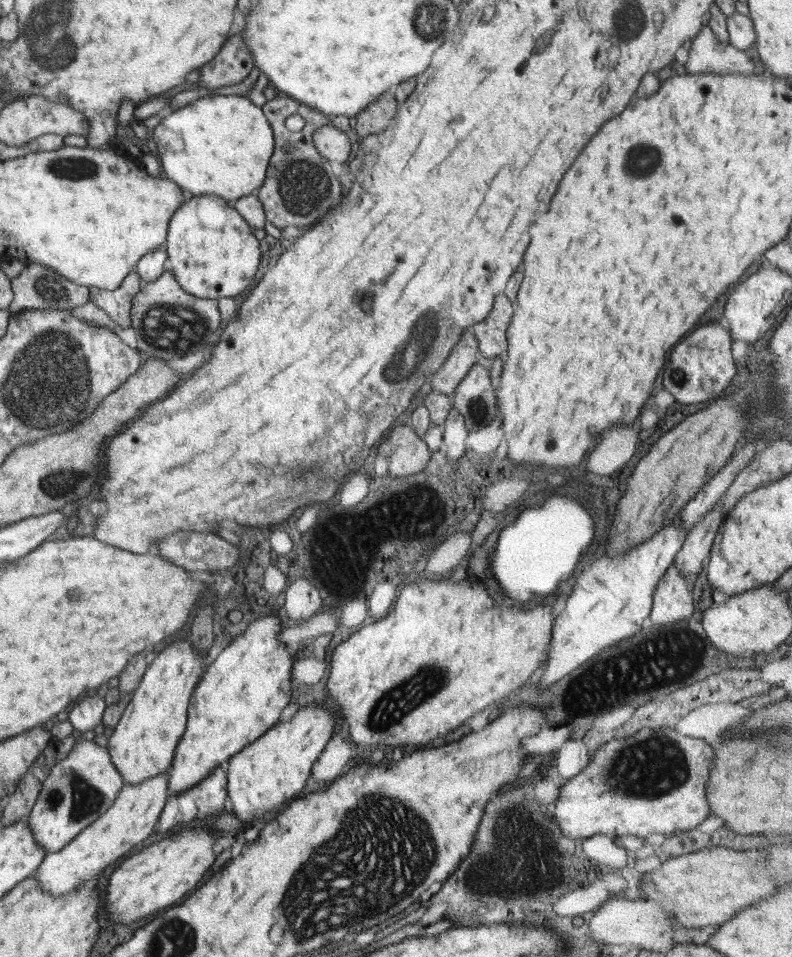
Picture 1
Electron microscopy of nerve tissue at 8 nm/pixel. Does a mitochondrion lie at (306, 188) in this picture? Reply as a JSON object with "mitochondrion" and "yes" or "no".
{"mitochondrion":"yes"}

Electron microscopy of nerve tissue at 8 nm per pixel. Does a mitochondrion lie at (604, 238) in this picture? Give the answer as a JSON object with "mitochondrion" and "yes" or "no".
{"mitochondrion":"no"}

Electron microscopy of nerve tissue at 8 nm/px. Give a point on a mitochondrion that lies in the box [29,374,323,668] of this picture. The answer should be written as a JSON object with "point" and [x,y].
{"point":[55,482]}

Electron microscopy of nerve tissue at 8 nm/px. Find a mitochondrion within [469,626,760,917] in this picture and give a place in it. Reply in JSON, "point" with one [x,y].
{"point":[664,767]}

